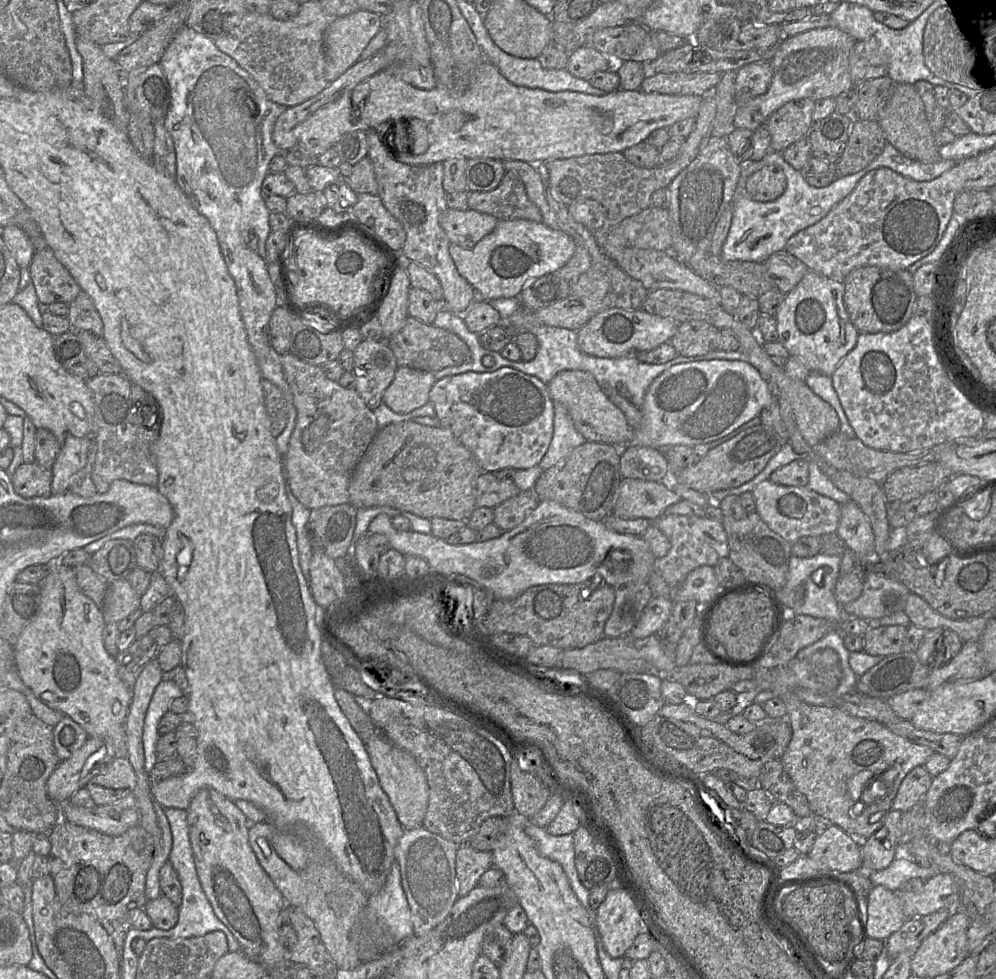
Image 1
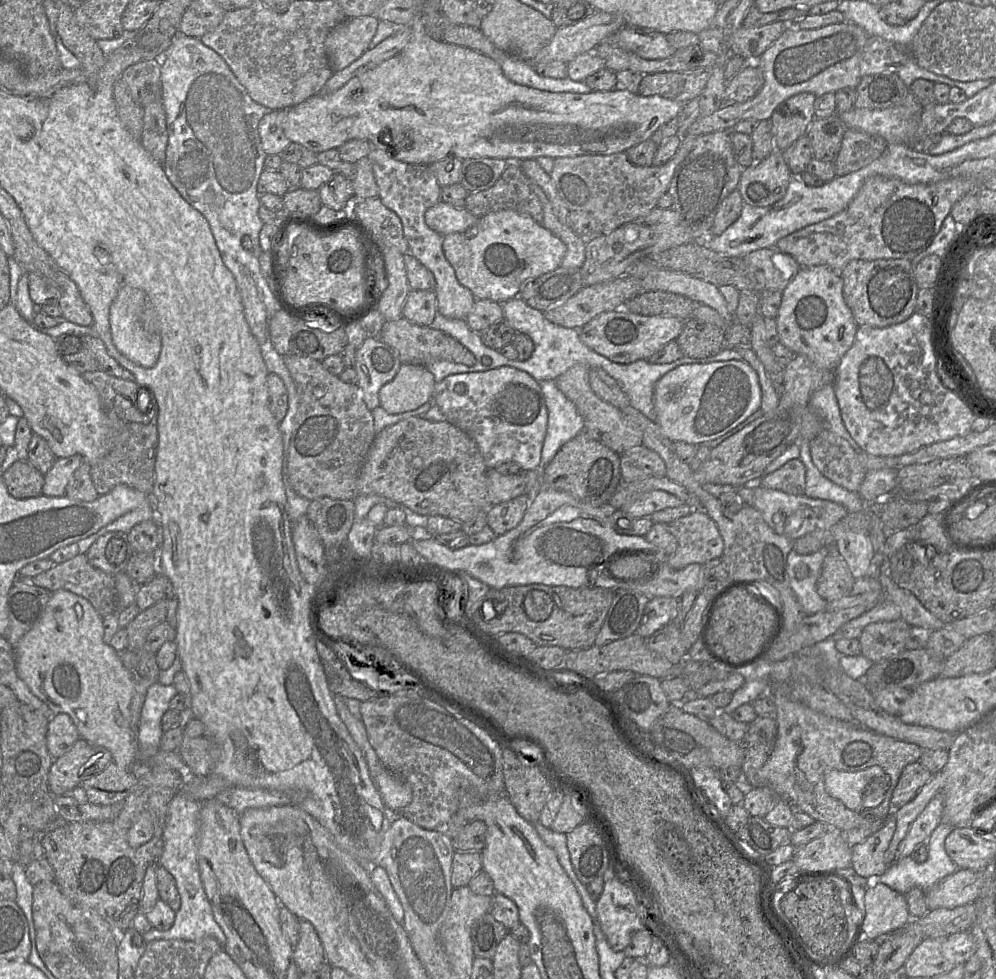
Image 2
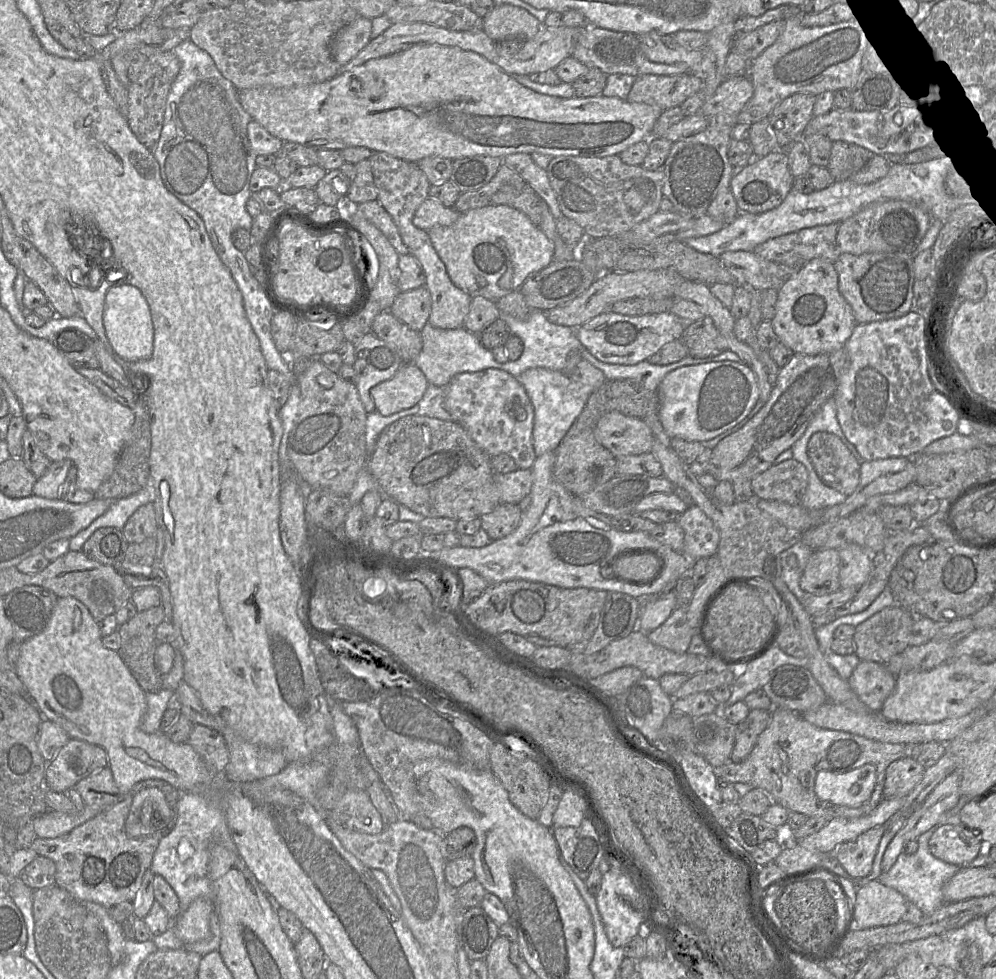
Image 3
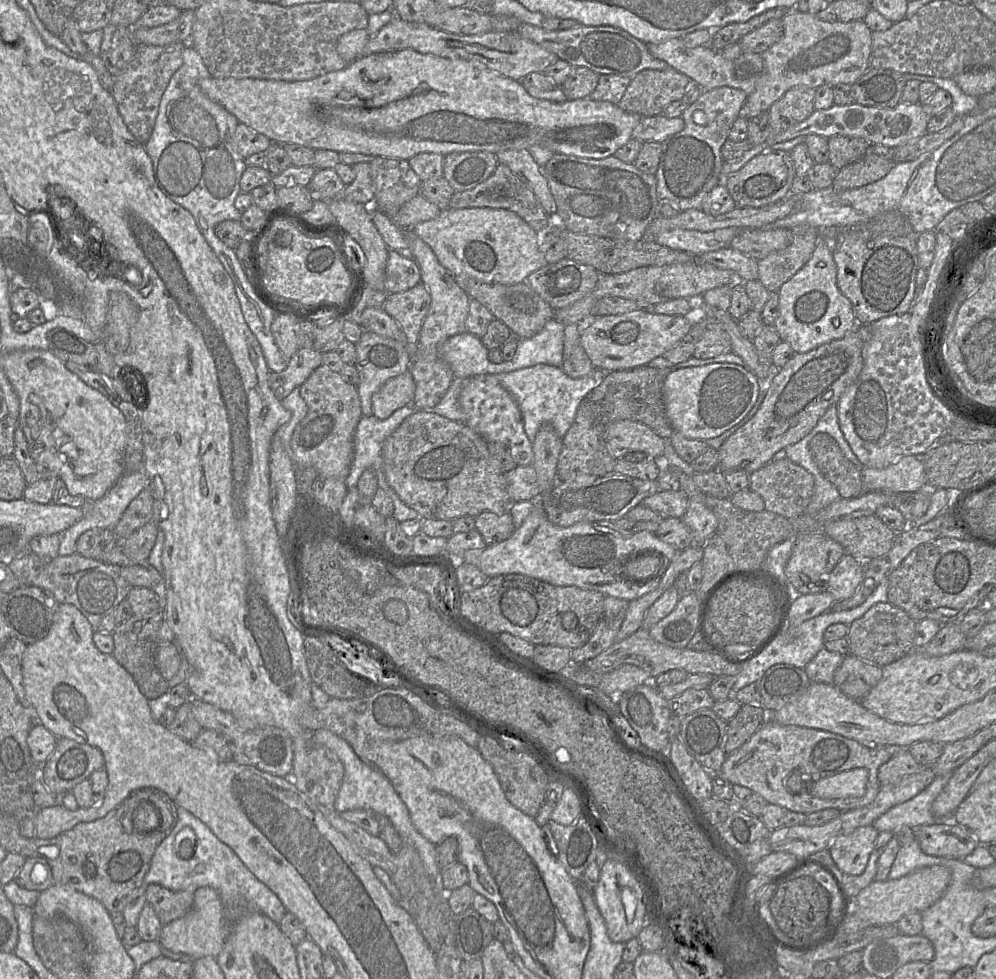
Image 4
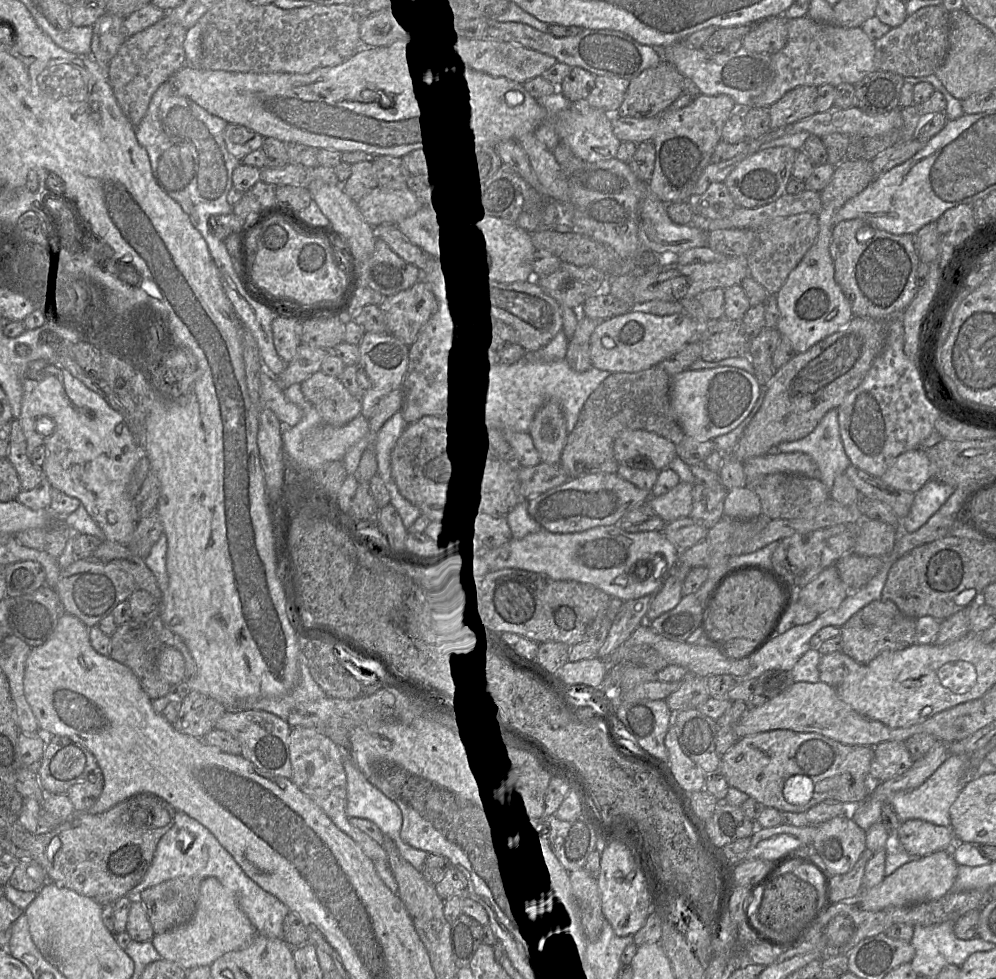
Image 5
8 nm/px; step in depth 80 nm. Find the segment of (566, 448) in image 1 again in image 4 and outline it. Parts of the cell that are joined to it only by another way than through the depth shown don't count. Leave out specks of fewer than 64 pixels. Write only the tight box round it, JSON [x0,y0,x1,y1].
[491,364,606,443]

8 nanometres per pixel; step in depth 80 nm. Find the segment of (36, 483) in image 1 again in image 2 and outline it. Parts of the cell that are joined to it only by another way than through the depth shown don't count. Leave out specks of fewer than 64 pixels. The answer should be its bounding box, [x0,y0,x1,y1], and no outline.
[2,460,45,499]

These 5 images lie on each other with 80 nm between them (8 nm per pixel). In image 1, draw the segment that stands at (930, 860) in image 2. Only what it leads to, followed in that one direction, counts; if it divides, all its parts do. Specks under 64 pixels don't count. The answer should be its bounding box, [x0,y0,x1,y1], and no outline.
[870,854,940,891]

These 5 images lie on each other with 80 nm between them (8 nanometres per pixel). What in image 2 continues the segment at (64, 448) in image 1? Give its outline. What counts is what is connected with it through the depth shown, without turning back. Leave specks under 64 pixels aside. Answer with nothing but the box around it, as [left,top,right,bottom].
[42,454,84,497]

